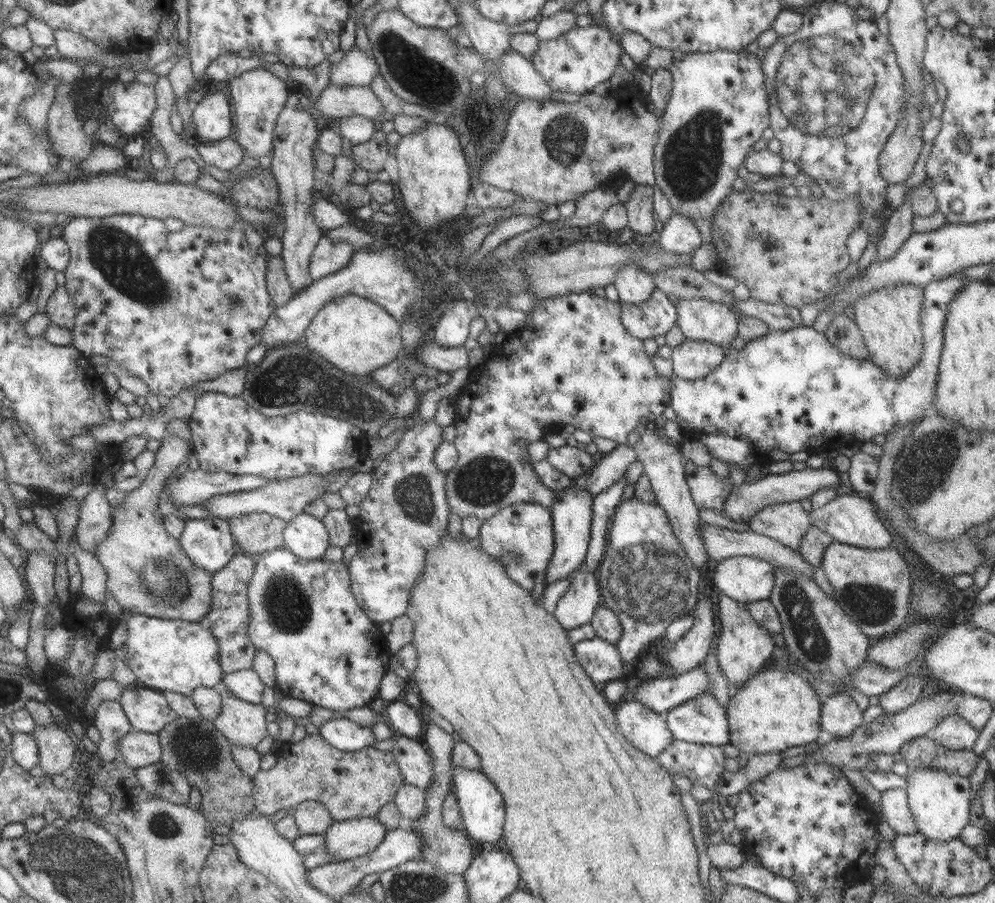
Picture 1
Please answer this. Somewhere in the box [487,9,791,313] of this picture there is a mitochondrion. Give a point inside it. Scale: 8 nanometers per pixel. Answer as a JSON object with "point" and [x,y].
{"point":[691,161]}

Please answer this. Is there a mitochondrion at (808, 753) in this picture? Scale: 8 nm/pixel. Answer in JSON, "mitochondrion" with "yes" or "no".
{"mitochondrion":"no"}

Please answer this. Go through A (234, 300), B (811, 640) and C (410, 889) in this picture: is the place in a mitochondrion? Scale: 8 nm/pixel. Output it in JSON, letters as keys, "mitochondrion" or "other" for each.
{"A":"mitochondrion","B":"mitochondrion","C":"mitochondrion"}

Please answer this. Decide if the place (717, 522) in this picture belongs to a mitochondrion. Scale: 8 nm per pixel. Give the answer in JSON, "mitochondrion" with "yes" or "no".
{"mitochondrion":"no"}

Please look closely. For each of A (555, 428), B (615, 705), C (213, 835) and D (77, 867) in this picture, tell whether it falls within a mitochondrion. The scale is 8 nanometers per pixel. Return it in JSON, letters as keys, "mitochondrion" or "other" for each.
{"A":"other","B":"other","C":"other","D":"mitochondrion"}

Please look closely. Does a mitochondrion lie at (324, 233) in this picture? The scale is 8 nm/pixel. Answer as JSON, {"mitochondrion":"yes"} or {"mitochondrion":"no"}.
{"mitochondrion":"no"}

